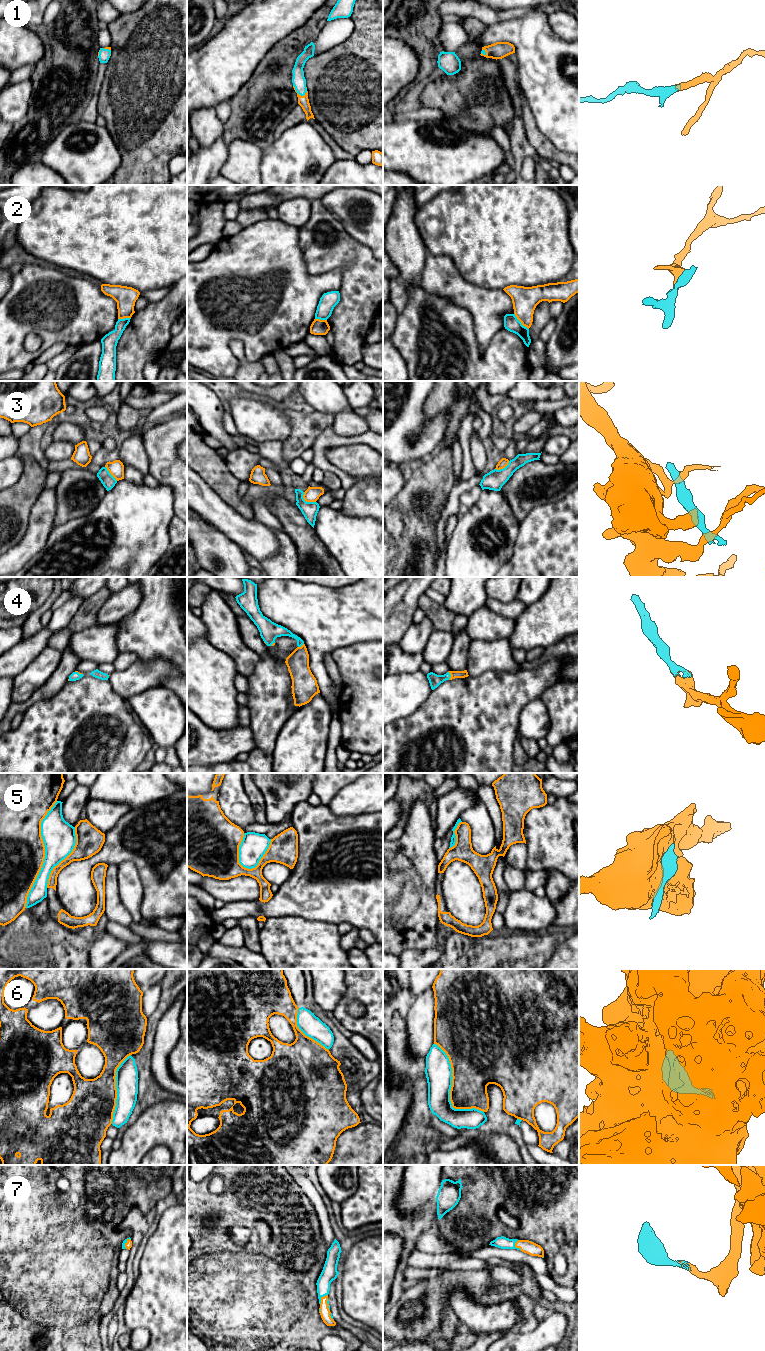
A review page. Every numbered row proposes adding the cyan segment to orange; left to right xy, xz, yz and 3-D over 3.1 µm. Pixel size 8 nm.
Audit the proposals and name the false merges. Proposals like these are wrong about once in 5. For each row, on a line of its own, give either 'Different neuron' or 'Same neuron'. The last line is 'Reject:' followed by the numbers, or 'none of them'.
1: Same neuron
2: Different neuron
3: Different neuron
4: Same neuron
5: Different neuron
6: Different neuron
7: Same neuron
Reject: 2, 3, 5, 6

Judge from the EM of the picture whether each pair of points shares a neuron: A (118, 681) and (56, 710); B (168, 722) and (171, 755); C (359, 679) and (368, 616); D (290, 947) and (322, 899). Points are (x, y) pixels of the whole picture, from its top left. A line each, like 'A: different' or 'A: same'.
A: different
B: different
C: different
D: different

